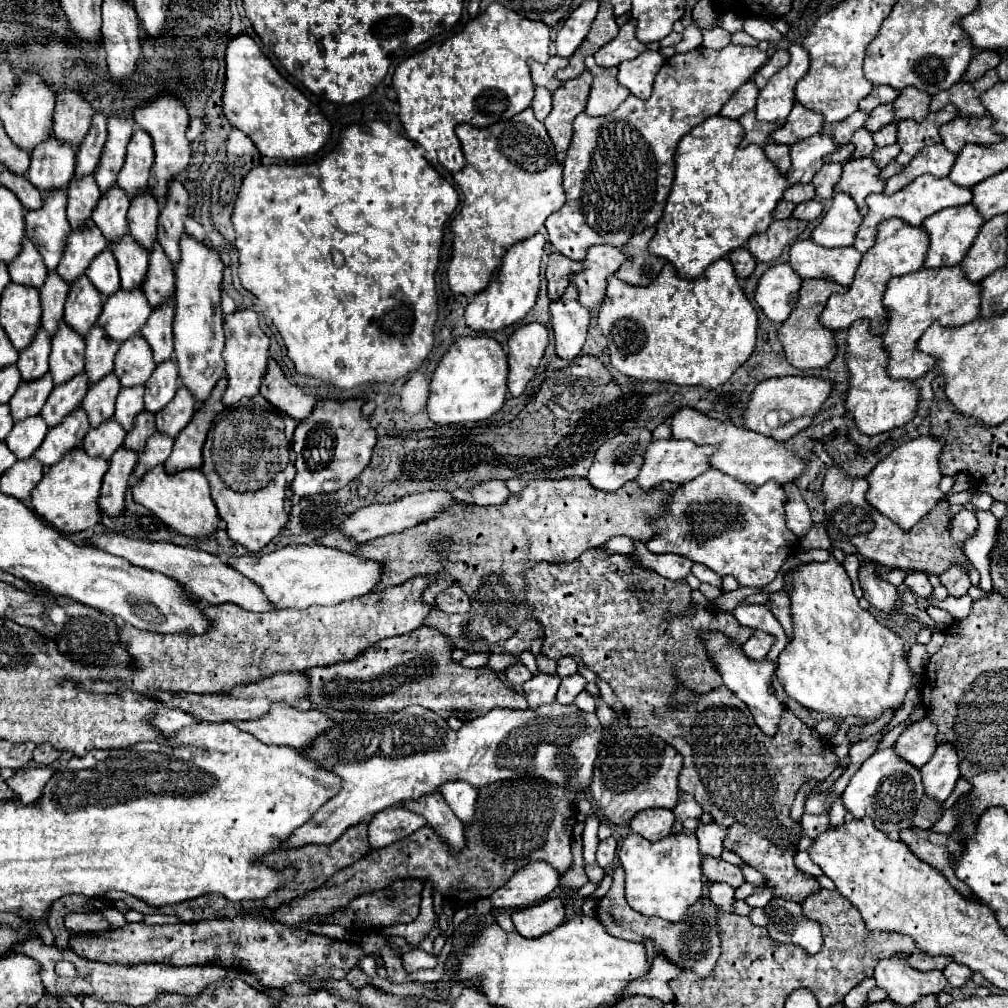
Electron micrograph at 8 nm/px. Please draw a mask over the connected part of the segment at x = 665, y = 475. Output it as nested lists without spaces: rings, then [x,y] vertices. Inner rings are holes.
[[[667,438],[667,440],[653,440],[651,446],[647,446],[645,454],[643,454],[643,466],[635,478],[635,482],[645,490],[653,490],[655,486],[663,484],[663,482],[671,482],[671,484],[687,484],[693,478],[697,478],[699,474],[703,474],[705,470],[709,470],[709,456],[715,452],[715,446],[695,446],[691,440],[675,440],[675,438]]]

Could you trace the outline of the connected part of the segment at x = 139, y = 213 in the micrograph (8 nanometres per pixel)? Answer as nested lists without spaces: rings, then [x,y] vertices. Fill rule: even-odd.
[[[149,192],[137,194],[131,200],[131,208],[127,212],[129,232],[131,236],[151,250],[153,242],[157,240],[157,216],[159,216],[159,202]]]

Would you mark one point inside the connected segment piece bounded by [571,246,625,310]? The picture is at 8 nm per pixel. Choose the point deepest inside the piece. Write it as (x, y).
(602, 261)

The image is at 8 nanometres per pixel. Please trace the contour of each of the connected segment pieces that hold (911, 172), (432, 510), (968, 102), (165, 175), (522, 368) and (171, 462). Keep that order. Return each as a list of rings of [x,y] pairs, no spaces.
[[[931,144],[931,146],[925,146],[905,168],[901,174],[893,176],[887,180],[887,186],[885,186],[885,194],[893,194],[897,190],[901,190],[903,186],[911,184],[917,176],[921,174],[933,174],[937,178],[943,178],[943,176],[949,176],[951,172],[951,166],[955,164],[955,158],[957,154],[955,152],[949,152],[943,144]]]
[[[419,492],[419,494],[409,494],[409,496],[403,496],[401,500],[397,502],[389,502],[389,504],[371,504],[371,506],[365,506],[361,510],[355,510],[351,516],[347,516],[339,530],[357,540],[357,542],[367,542],[367,540],[373,540],[373,538],[381,538],[381,536],[387,536],[387,534],[395,534],[395,532],[401,532],[401,530],[407,530],[419,522],[427,522],[431,518],[435,518],[437,514],[441,514],[445,508],[449,508],[451,504],[455,504],[455,498],[449,494],[449,492]]]
[[[989,70],[983,78],[979,78],[975,82],[963,82],[961,80],[955,86],[951,86],[949,90],[943,90],[943,92],[933,96],[931,112],[941,110],[945,104],[955,104],[963,116],[983,116],[985,106],[981,104],[979,96],[985,90],[989,90],[991,86],[995,86],[997,82],[999,82],[999,78],[997,78],[995,70]]]
[[[163,94],[163,98],[155,98],[147,104],[141,104],[135,108],[133,112],[135,122],[149,132],[149,136],[153,138],[153,148],[155,148],[155,162],[151,166],[151,178],[149,178],[149,192],[163,202],[165,194],[167,194],[167,182],[173,176],[179,176],[189,160],[191,160],[191,146],[185,138],[185,130],[189,124],[189,114],[187,108],[183,106],[183,102],[179,102],[179,98],[171,98],[171,94]]]
[[[539,322],[519,326],[507,340],[509,346],[509,376],[507,390],[511,396],[519,396],[527,382],[535,376],[537,366],[545,354],[549,332]]]
[[[223,376],[215,384],[215,390],[211,392],[211,398],[207,398],[207,402],[199,404],[191,422],[175,436],[173,452],[165,462],[165,470],[169,474],[175,474],[175,472],[187,470],[187,468],[201,468],[201,462],[203,462],[201,450],[203,450],[207,430],[209,430],[213,418],[223,410],[221,396],[225,392],[225,386],[227,386],[227,378]]]

